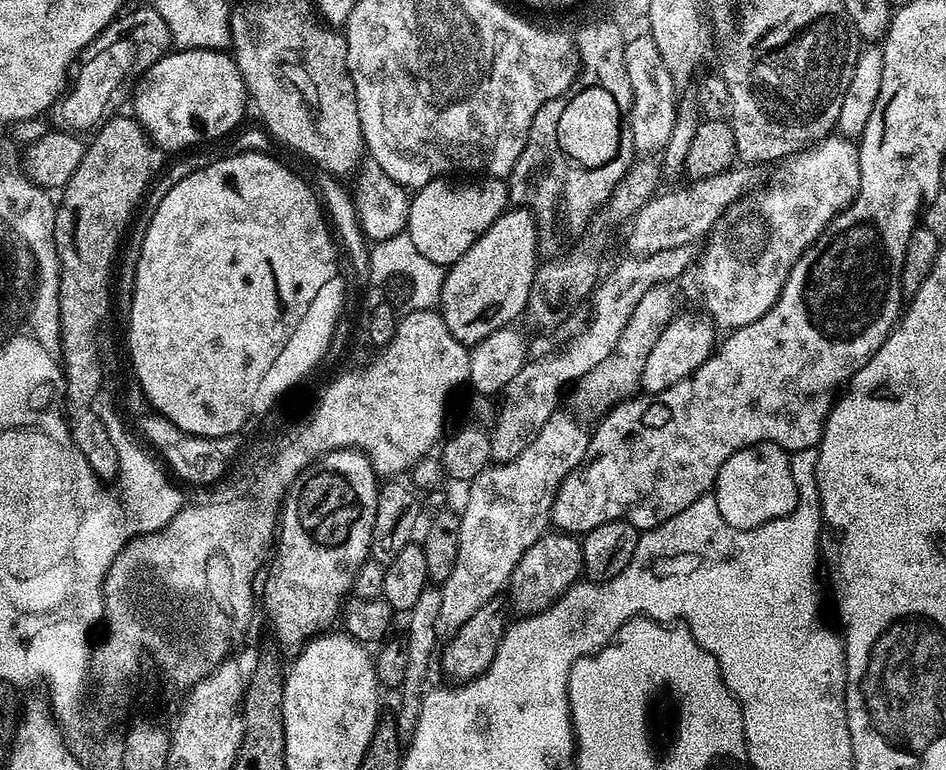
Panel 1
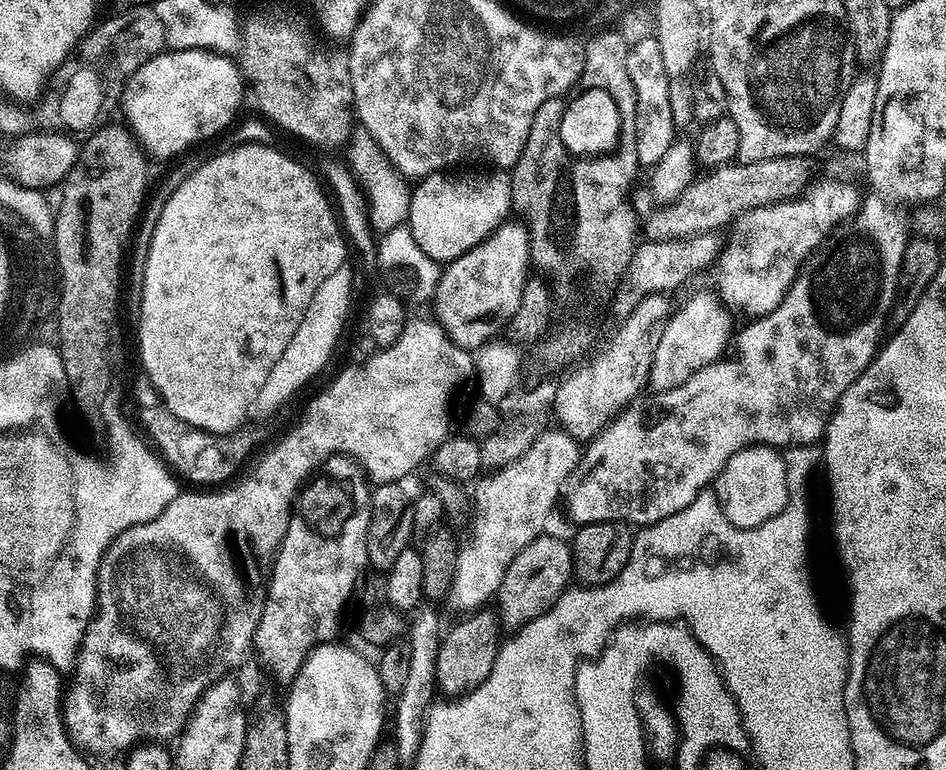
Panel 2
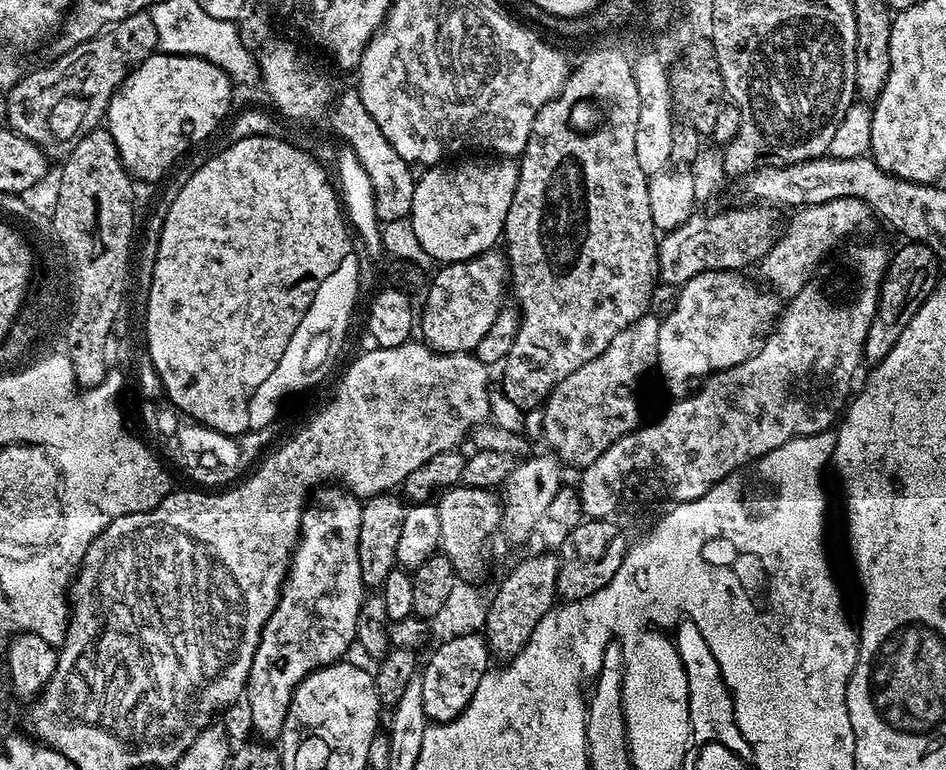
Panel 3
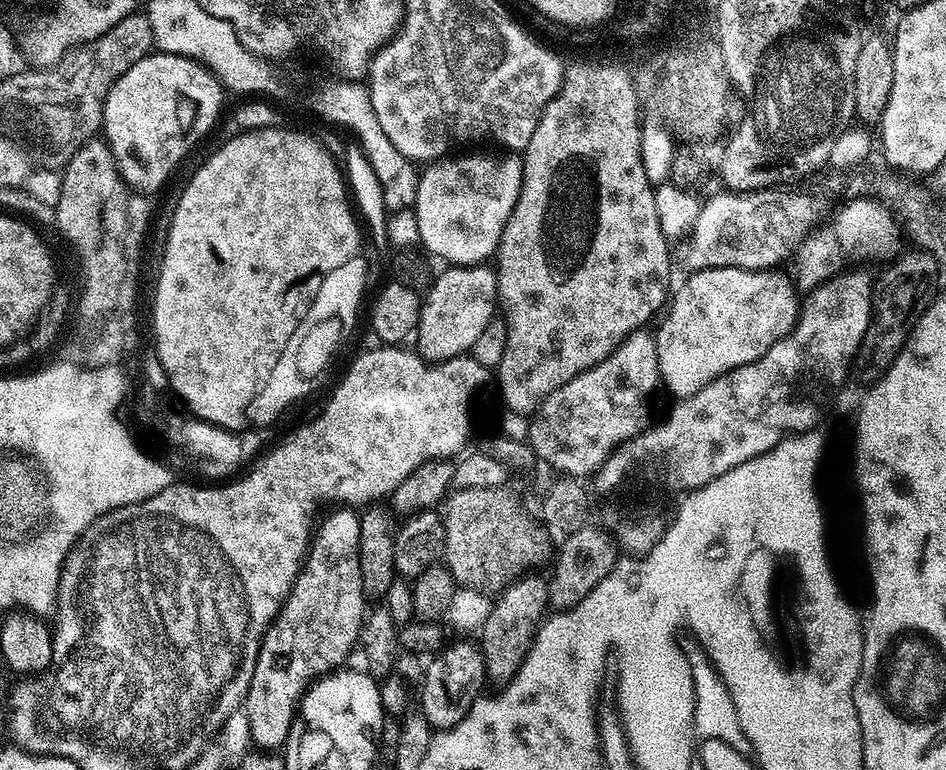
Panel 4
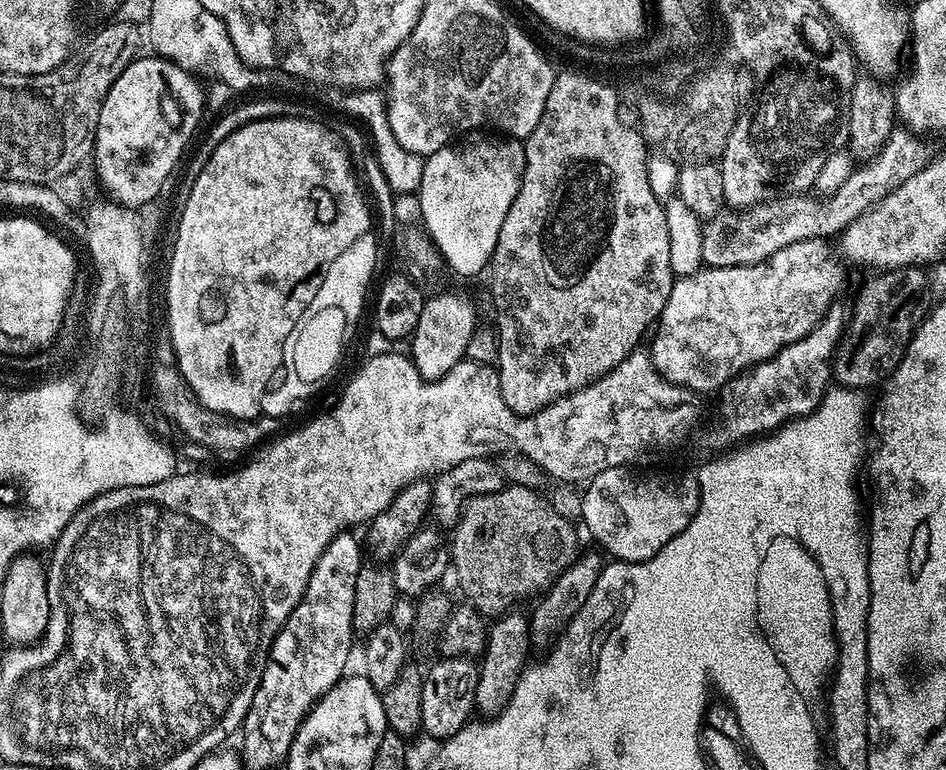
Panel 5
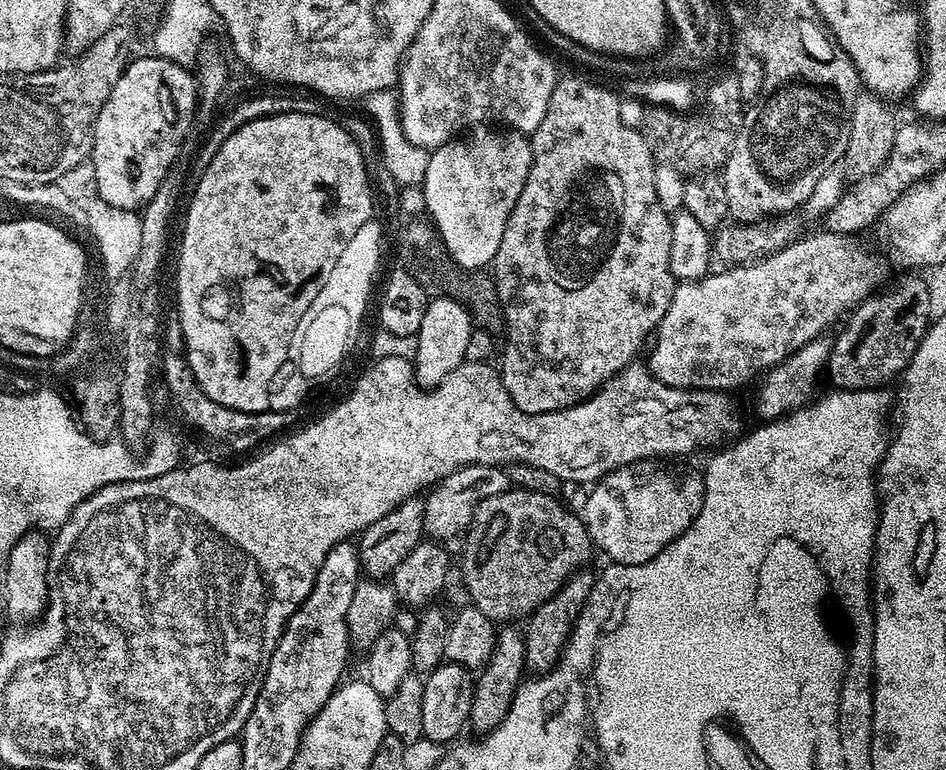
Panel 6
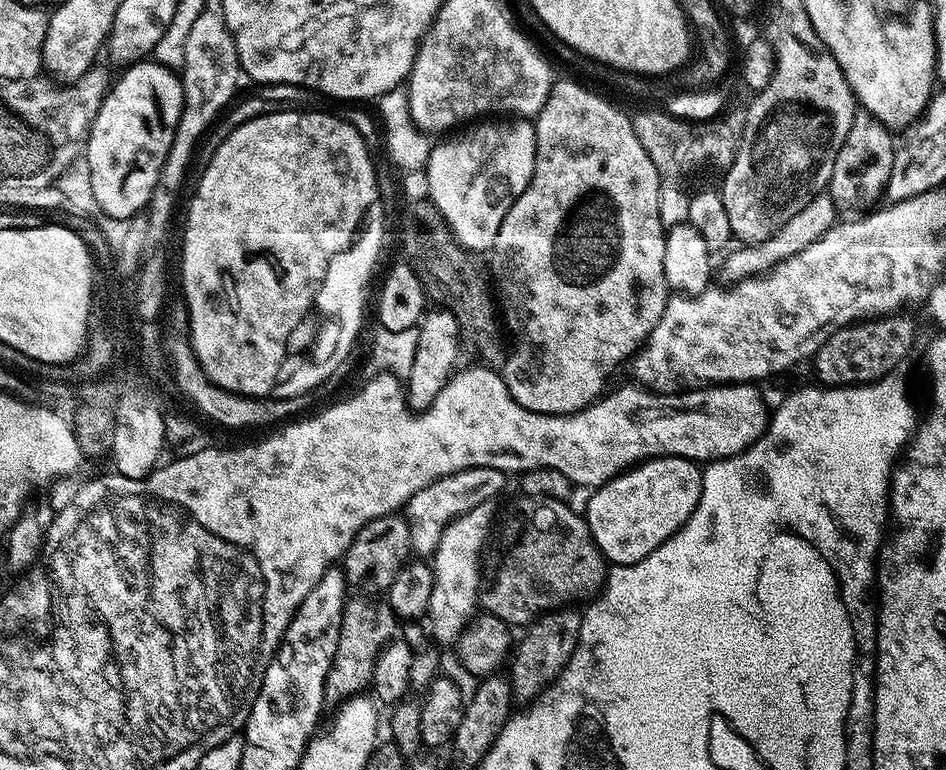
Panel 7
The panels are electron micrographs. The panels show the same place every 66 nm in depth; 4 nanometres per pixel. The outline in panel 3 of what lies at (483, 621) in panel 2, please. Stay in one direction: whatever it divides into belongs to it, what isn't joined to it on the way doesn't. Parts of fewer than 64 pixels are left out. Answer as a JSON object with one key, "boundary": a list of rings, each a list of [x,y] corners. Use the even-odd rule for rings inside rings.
{"boundary":[[[466,634],[465,637],[453,638],[445,644],[436,644],[433,647],[432,657],[428,660],[428,665],[423,665],[422,677],[422,706],[426,710],[429,721],[445,724],[462,710],[474,698],[474,690],[482,682],[482,678],[490,671],[490,653],[487,639],[480,634]]]}

